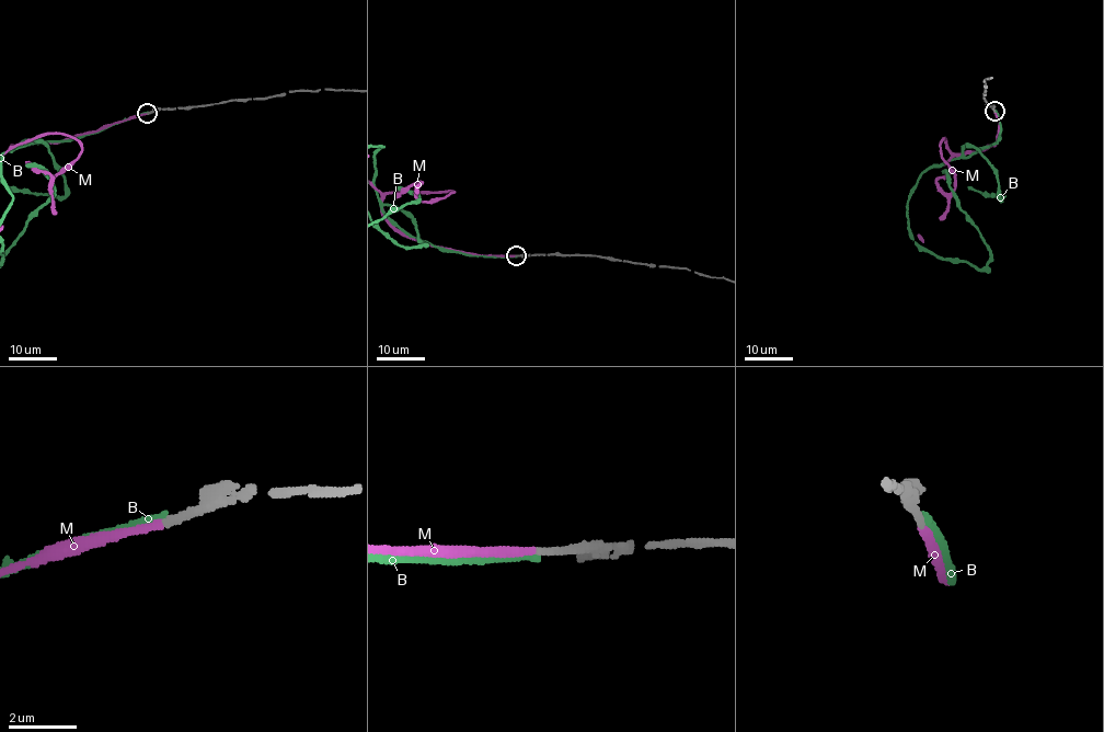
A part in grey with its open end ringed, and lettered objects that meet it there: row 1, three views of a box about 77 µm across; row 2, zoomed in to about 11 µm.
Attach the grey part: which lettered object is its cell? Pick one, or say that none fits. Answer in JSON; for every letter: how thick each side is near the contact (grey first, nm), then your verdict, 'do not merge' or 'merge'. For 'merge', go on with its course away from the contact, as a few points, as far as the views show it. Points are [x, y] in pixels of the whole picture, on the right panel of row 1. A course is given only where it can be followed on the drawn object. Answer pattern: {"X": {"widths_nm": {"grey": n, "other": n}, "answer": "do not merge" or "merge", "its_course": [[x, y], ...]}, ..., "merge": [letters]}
{"B": {"widths_nm": {"grey": 240, "other": 240}, "answer": "do not merge"}, "M": {"widths_nm": {"grey": 240, "other": 220}, "answer": "merge", "its_course": [[995, 111], [995, 144], [957, 153], [943, 138], [954, 174], [945, 193], [936, 180], [954, 167]]}, "merge": ["M"]}

